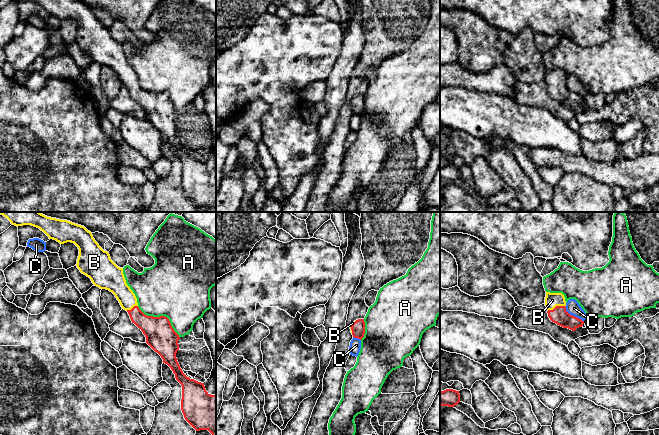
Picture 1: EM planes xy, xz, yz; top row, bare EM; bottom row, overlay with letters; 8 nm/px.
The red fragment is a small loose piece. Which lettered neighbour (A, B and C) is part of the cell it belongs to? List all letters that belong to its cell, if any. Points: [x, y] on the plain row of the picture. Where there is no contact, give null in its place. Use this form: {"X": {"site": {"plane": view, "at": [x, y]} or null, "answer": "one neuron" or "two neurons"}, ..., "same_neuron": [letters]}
{"A": {"site": {"plane": "xy", "at": [162, 92]}, "answer": "two neurons"}, "B": {"site": {"plane": "yz", "at": [556, 82]}, "answer": "one neuron"}, "C": {"site": {"plane": "yz", "at": [572, 91]}, "answer": "two neurons"}, "same_neuron": ["B"]}

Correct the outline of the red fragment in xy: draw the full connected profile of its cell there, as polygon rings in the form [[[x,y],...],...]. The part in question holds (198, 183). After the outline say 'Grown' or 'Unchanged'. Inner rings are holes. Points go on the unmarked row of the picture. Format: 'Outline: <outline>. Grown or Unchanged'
Outline: [[[12,0],[15,2],[31,1],[43,7],[49,15],[56,16],[60,20],[67,18],[74,19],[79,25],[77,44],[80,48],[89,53],[92,59],[100,65],[112,68],[119,77],[122,85],[126,86],[134,99],[145,111],[146,119],[157,128],[167,140],[176,156],[182,162],[181,186],[185,196],[196,206],[208,206],[212,212],[216,212],[216,171],[209,170],[204,159],[187,153],[176,134],[179,126],[179,111],[174,107],[169,95],[165,92],[153,93],[145,91],[138,83],[137,74],[127,61],[123,44],[118,43],[110,34],[107,27],[104,27],[93,14],[93,11],[84,2],[78,0]]]. Grown

